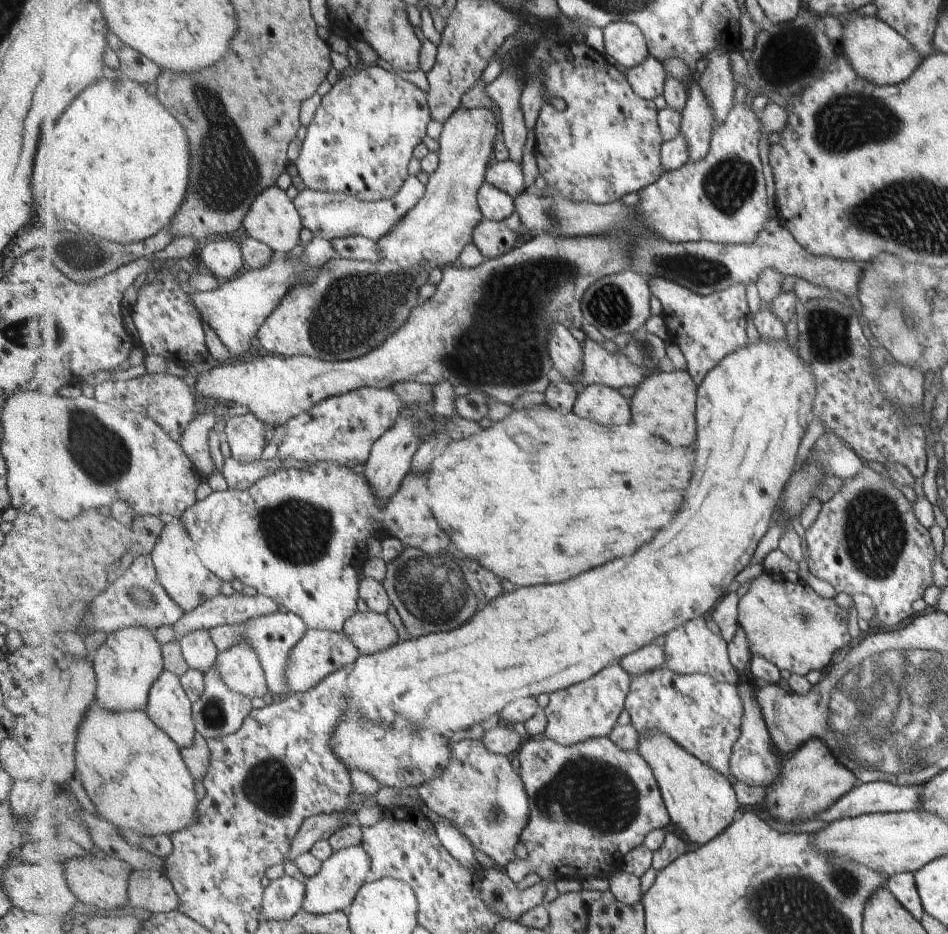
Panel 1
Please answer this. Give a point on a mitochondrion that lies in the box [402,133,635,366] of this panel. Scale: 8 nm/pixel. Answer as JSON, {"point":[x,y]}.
{"point":[536,282]}

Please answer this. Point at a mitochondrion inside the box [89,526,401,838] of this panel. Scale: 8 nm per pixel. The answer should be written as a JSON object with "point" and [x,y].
{"point":[268,785]}

